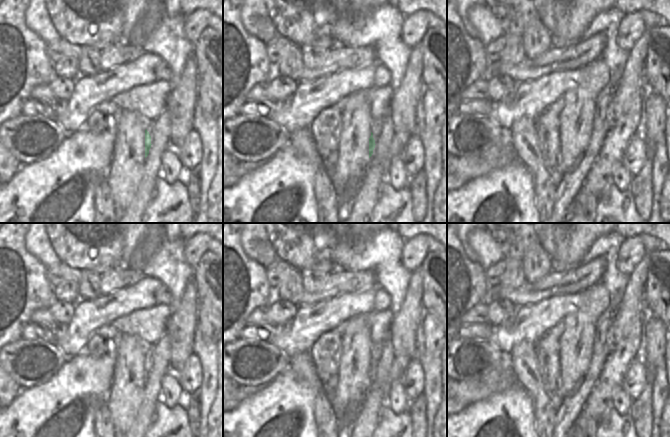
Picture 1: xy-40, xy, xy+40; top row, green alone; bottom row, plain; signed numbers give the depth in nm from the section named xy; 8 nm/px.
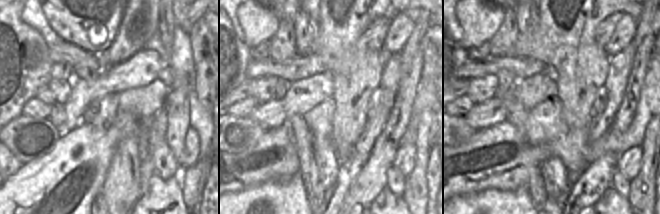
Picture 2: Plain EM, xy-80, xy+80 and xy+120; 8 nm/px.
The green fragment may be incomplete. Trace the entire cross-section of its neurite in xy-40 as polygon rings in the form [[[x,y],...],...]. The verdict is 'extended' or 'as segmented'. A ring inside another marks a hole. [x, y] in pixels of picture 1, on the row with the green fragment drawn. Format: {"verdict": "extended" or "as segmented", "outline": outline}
{"verdict": "extended", "outline": [[[153,121],[147,123],[147,129],[145,130],[145,158],[149,154],[149,150],[153,143]]]}

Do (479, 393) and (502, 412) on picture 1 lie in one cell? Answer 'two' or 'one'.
two

